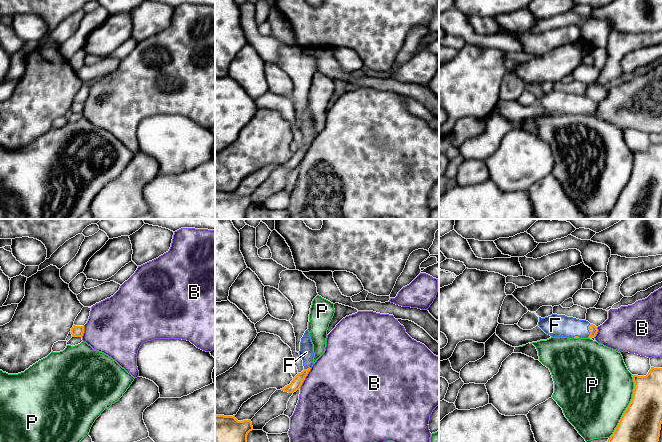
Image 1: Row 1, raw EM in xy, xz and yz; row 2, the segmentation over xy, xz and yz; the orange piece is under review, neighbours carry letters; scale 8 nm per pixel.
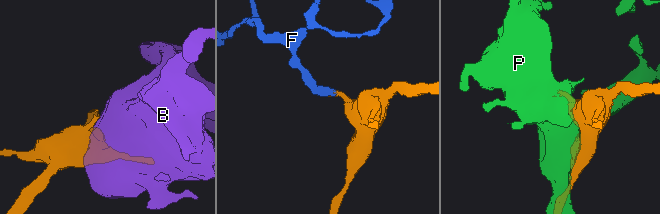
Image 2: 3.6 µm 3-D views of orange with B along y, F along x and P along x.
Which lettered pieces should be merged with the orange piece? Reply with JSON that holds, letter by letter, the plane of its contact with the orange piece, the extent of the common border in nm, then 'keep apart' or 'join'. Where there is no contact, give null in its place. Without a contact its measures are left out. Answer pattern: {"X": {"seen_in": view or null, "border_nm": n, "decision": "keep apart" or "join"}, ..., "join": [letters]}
{"B": {"seen_in": "xz", "border_nm": 190, "decision": "keep apart"}, "F": {"seen_in": "yz", "border_nm": 110, "decision": "join"}, "P": {"seen_in": "yz", "border_nm": 550, "decision": "keep apart"}, "join": ["F"]}

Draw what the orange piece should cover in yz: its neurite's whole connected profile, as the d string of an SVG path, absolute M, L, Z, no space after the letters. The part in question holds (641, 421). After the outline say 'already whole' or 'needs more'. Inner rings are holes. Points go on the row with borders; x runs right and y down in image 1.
M651 367L646 376L632 377L632 399L608 442L658 442L662 424L662 368Z; already whole

